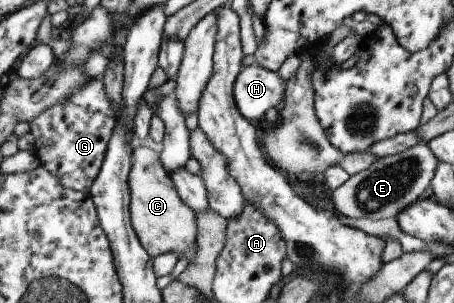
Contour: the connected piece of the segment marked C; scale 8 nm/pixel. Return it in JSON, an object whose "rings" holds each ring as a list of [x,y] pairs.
{"rings":[[[136,146],[133,150],[133,169],[129,184],[133,226],[142,245],[153,258],[165,253],[176,253],[178,259],[186,259],[188,263],[192,263],[198,257],[197,213],[178,193],[169,170],[161,161],[161,155],[148,147]]]}

